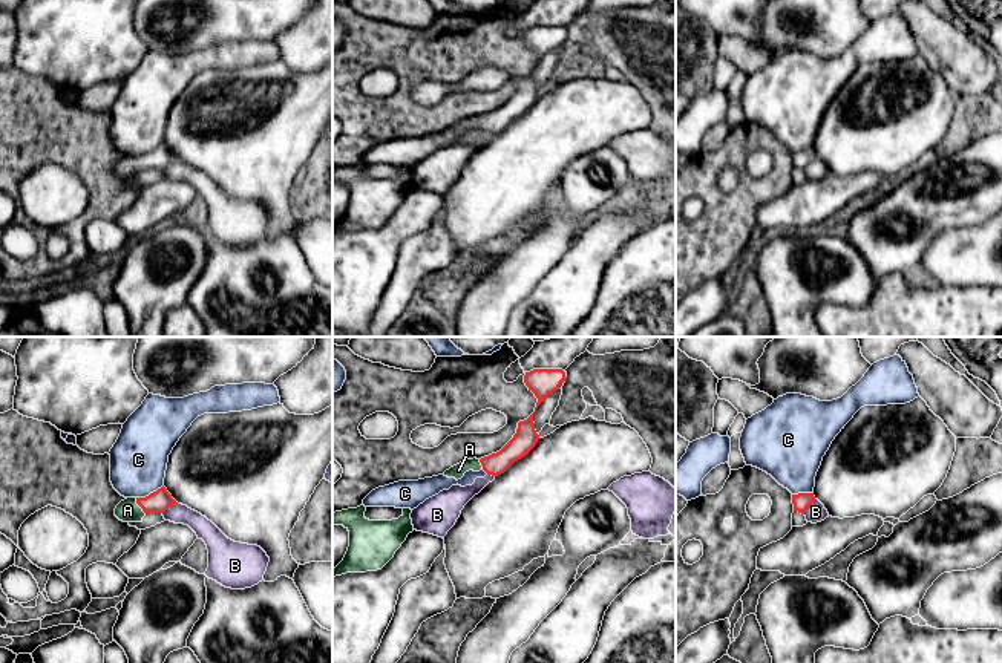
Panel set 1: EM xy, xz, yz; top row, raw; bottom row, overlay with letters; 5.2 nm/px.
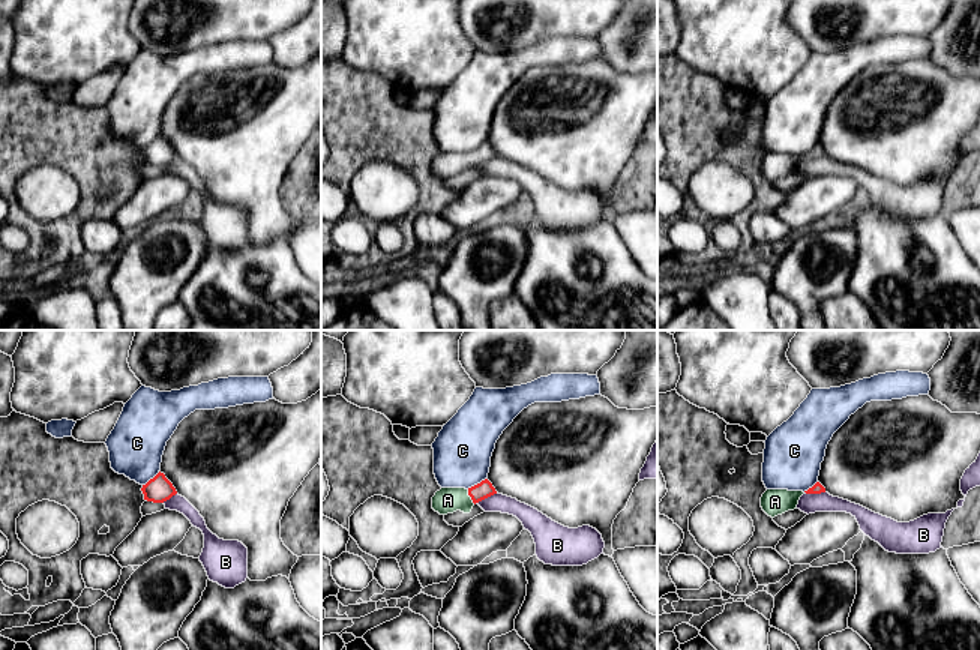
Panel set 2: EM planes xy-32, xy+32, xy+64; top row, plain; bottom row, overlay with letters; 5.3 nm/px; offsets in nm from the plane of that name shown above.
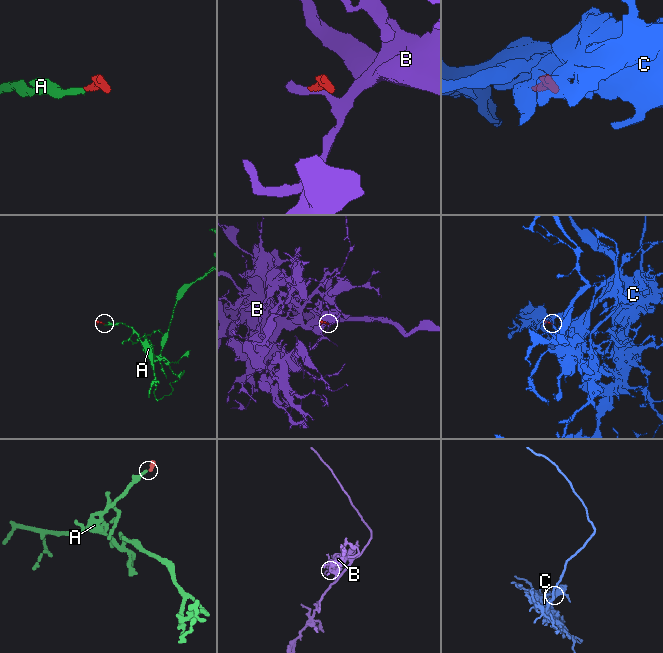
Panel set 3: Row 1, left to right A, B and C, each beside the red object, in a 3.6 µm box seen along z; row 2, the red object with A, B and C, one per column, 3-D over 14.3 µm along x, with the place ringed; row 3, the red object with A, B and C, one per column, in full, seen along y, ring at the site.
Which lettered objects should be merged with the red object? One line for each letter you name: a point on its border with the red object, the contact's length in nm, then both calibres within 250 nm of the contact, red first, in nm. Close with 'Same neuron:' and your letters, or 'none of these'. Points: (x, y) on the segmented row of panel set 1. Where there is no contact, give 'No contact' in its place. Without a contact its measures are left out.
A: Touches red at xy (138, 504). Shared border 110 nm. Thickness 120 nm (red) against 120 nm
Same neuron: A

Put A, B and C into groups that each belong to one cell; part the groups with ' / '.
A / B / C

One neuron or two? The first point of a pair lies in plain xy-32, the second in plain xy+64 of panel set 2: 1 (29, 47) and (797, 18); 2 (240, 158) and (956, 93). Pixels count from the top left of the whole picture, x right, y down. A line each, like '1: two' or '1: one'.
1: two
2: one

